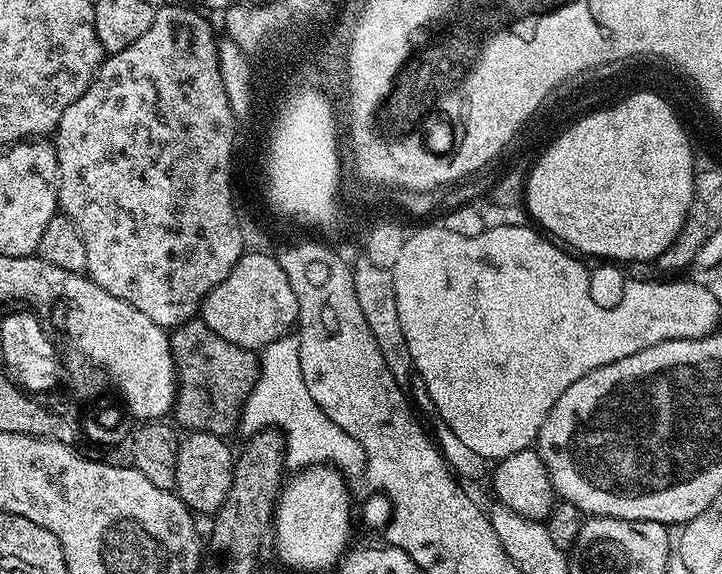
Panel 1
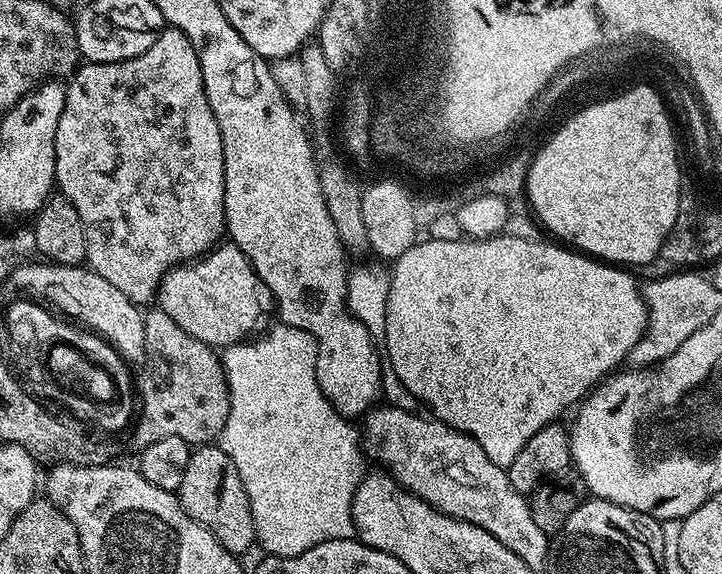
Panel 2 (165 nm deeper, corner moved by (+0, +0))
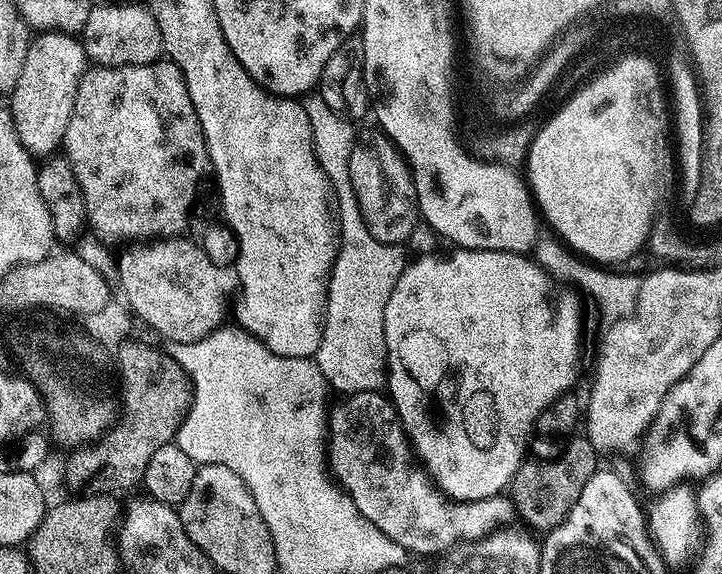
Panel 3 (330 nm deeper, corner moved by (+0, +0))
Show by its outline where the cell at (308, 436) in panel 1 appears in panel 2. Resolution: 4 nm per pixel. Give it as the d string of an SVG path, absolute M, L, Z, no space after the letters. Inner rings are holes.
M280 323L284 324L274 325L269 330L268 336L262 337L261 340L249 338L223 349L224 373L230 394L230 414L226 418L226 426L220 431L218 446L224 451L226 458L230 458L230 462L234 462L234 470L238 470L238 478L242 478L242 486L248 495L250 510L256 523L256 538L259 547L264 547L263 551L269 556L297 556L306 550L310 550L310 546L318 546L322 542L330 542L331 540L350 540L356 536L356 527L352 517L352 503L354 502L356 487L360 485L366 472L366 467L364 468L366 456L362 451L362 440L357 431L355 434L351 426L348 425L351 423L328 401L326 394L322 394L322 386L318 386L318 370L316 369L318 346L316 339L312 337L311 332L301 328L293 328L291 323Z

